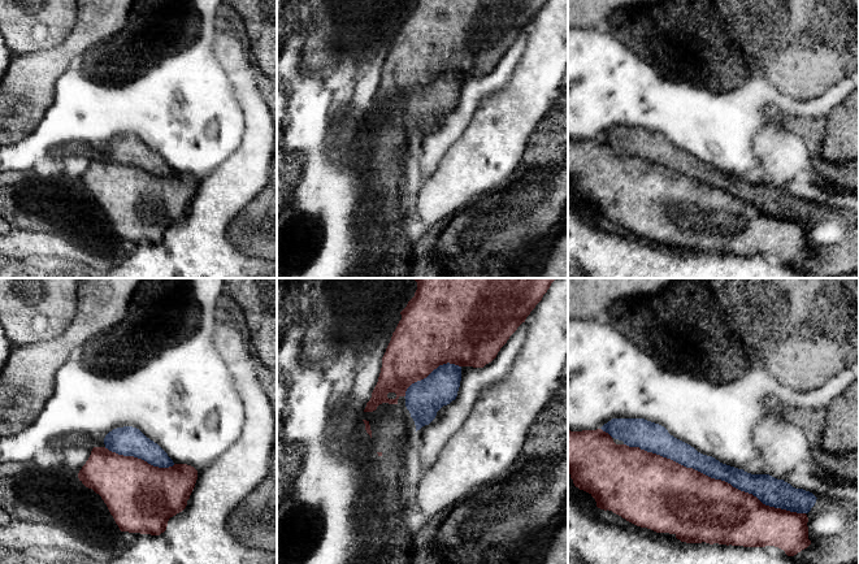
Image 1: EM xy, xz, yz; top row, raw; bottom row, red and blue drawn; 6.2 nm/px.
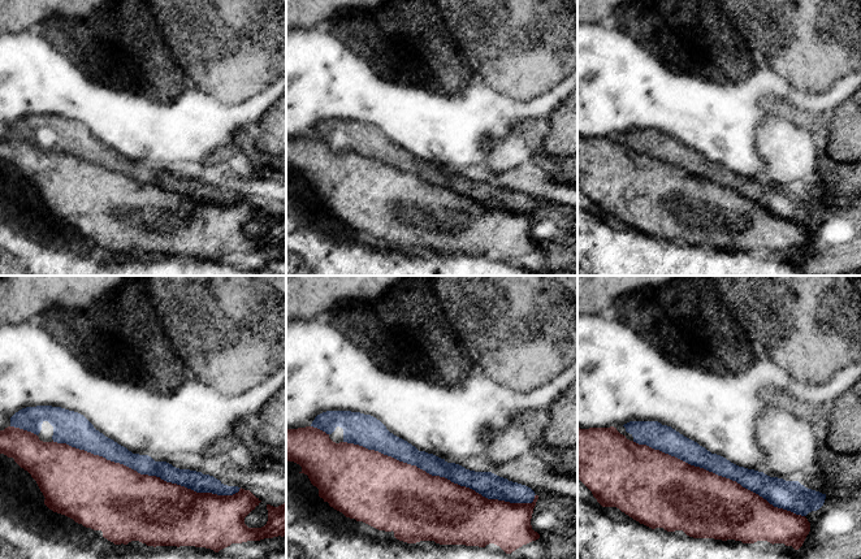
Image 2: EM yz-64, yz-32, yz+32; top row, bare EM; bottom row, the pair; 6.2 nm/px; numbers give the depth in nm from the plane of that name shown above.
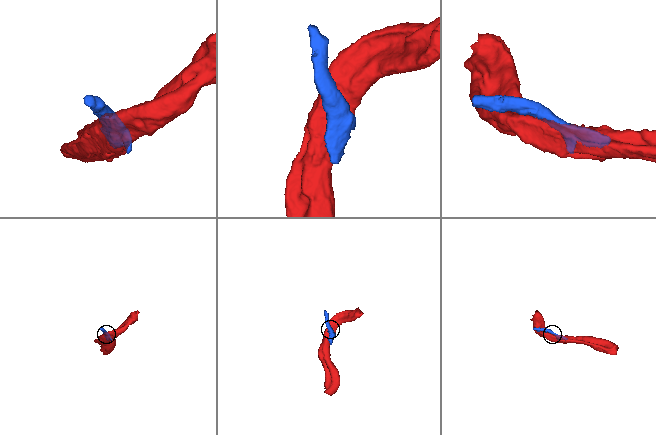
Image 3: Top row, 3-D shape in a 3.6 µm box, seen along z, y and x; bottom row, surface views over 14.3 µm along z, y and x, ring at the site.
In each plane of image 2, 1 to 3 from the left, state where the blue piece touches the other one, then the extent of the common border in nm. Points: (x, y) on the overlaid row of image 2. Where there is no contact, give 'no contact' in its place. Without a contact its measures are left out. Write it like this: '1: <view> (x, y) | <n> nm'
1: yz-64 (147, 475) | 1200 nm
2: yz-32 (438, 476) | 1250 nm
3: yz+32 (717, 475) | 1150 nm

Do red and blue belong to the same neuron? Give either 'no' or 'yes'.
no

